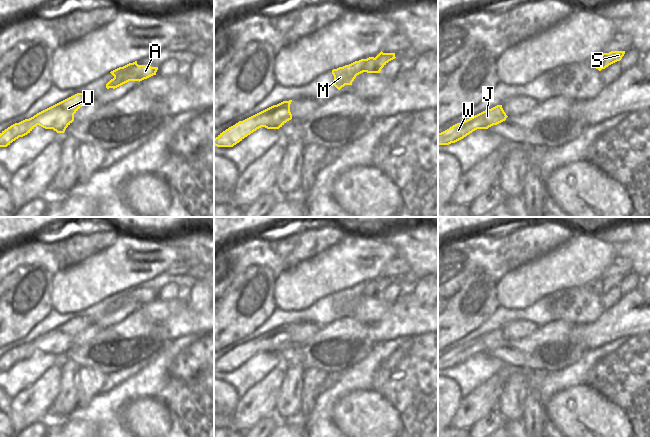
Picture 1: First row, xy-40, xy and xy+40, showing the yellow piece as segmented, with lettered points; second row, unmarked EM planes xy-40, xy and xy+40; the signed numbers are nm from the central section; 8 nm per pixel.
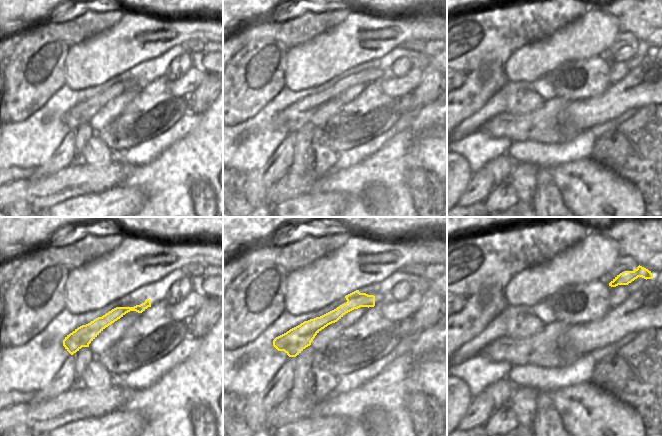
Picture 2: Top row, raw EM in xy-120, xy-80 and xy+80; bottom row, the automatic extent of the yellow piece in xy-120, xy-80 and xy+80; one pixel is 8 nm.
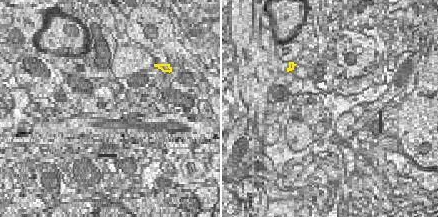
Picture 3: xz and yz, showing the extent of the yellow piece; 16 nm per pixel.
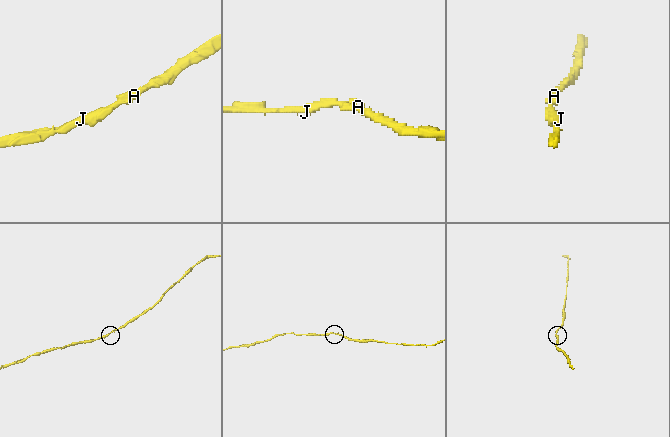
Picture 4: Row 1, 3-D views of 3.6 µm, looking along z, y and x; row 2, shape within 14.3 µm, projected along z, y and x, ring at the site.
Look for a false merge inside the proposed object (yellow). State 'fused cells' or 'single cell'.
single cell

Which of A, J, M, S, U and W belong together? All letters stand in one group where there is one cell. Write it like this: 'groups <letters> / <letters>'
groups A J M S U W

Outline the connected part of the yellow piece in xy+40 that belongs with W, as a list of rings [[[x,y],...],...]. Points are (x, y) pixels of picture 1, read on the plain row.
[[[502,329],[487,333],[461,347],[457,347],[449,353],[438,357],[438,370],[455,367],[477,353],[488,353],[506,344],[508,340]]]

